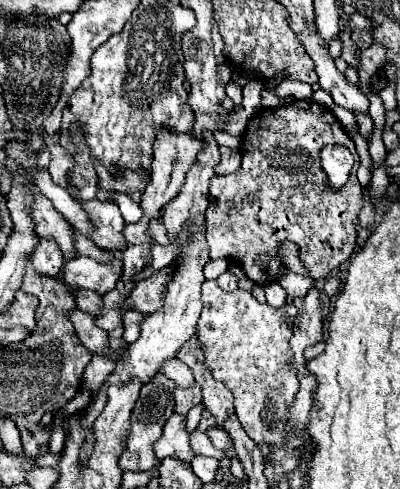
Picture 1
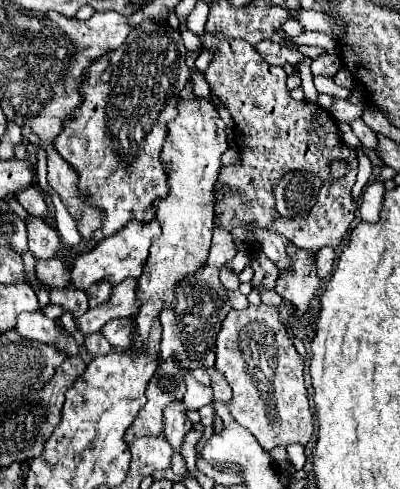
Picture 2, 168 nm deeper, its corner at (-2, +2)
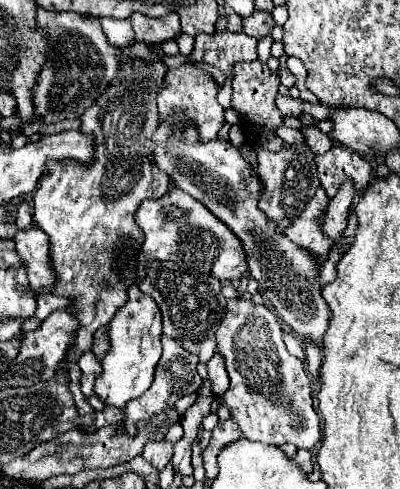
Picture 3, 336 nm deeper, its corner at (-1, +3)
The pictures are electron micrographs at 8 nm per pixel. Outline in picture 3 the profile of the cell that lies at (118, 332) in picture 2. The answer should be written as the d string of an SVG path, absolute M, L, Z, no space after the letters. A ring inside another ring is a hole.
M97 331L93 337L95 337L95 339L93 339L93 347L91 347L91 351L95 353L97 359L101 359L101 357L107 353L107 349L109 349L109 337L107 337L105 331L103 331L103 335L99 335L99 331Z

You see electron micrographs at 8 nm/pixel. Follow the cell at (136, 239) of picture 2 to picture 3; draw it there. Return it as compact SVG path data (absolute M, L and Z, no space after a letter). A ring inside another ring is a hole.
M171 187L169 193L155 201L143 201L141 209L135 213L135 221L143 231L143 247L136 254L137 277L141 279L145 273L145 265L153 259L171 259L179 265L185 265L189 269L207 273L217 279L239 279L245 267L245 253L241 249L239 239L227 229L227 225L221 225L221 221L199 201L195 201L189 193ZM167 207L179 207L185 217L169 217Z

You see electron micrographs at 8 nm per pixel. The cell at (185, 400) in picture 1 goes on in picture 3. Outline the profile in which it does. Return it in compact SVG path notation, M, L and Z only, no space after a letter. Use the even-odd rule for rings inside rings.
M159 441L159 443L147 443L145 451L143 451L143 459L149 461L155 469L163 471L165 465L171 461L173 457L173 445L169 441Z

